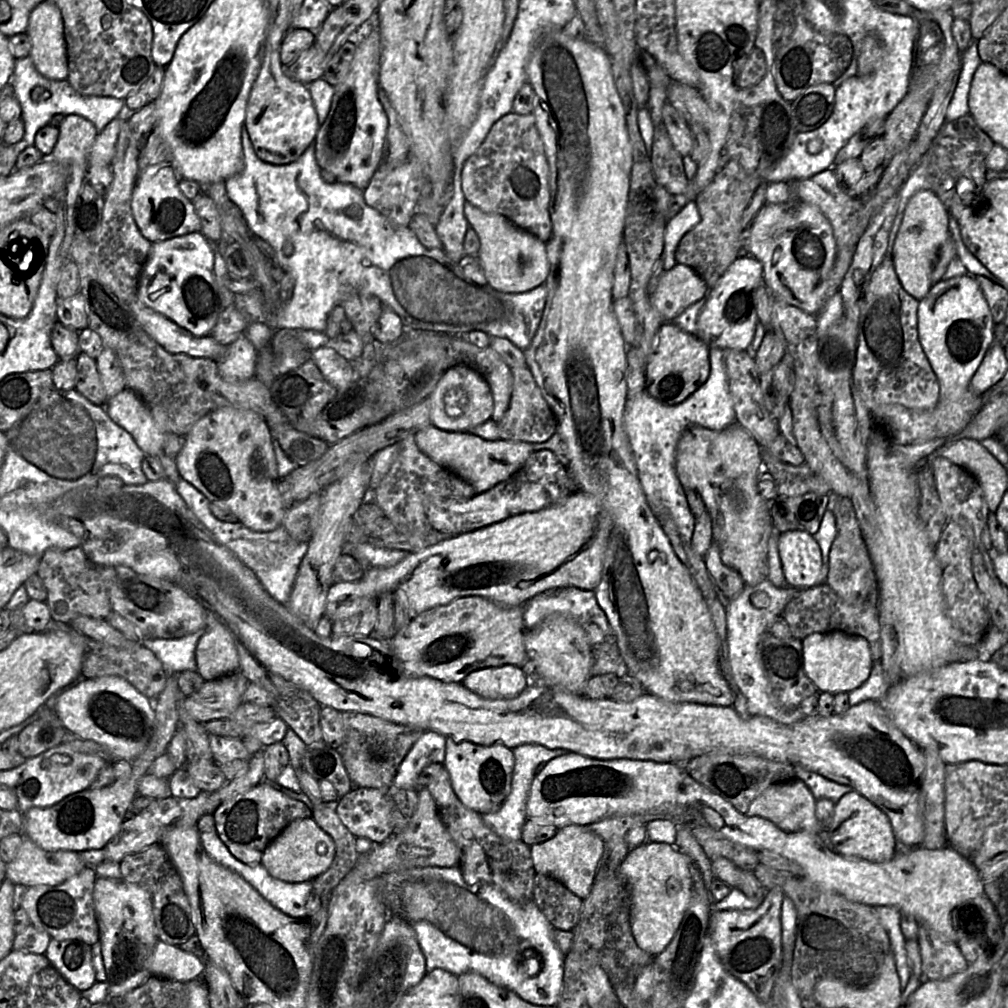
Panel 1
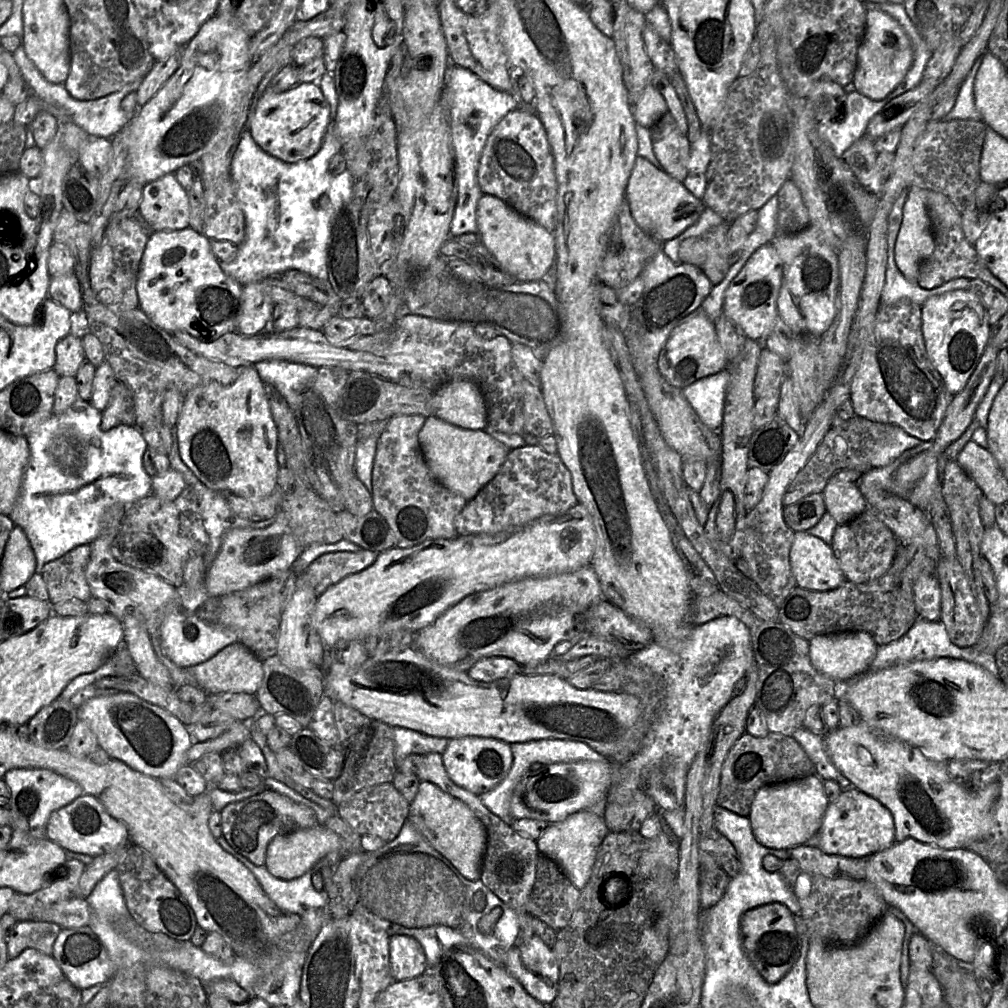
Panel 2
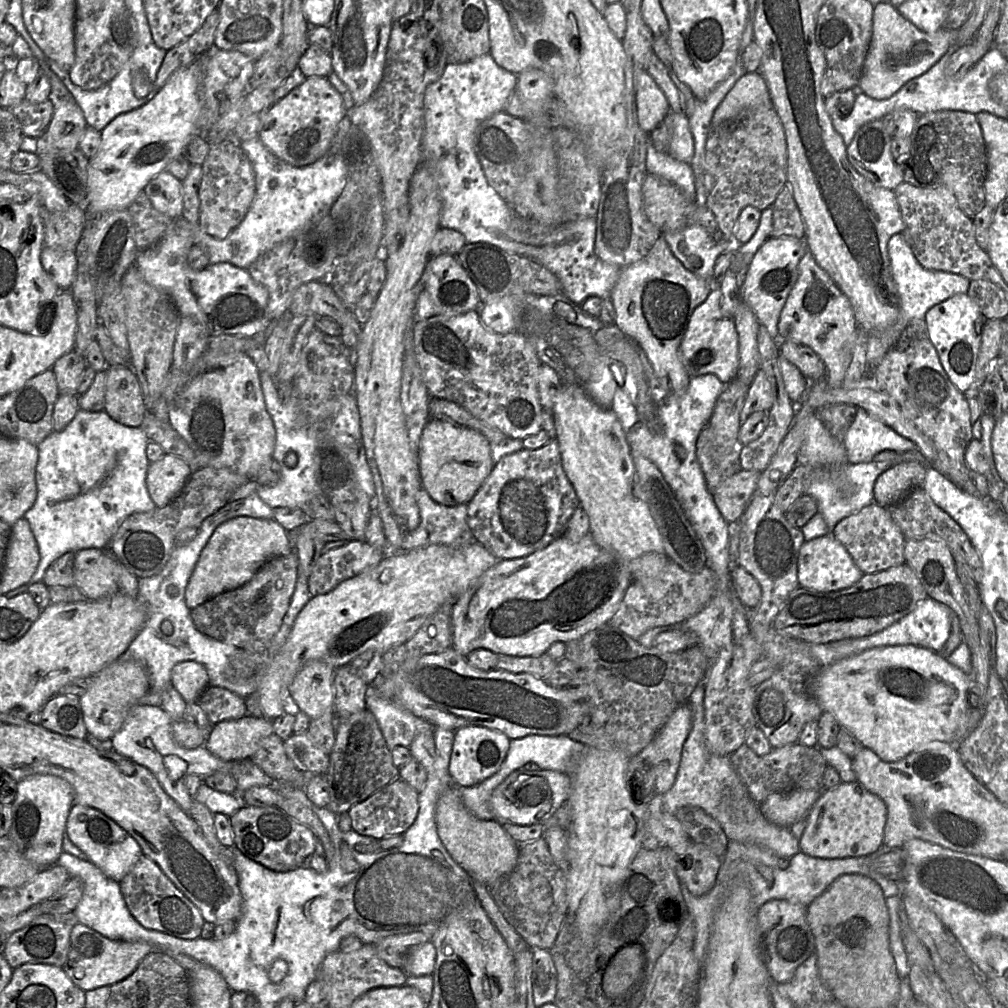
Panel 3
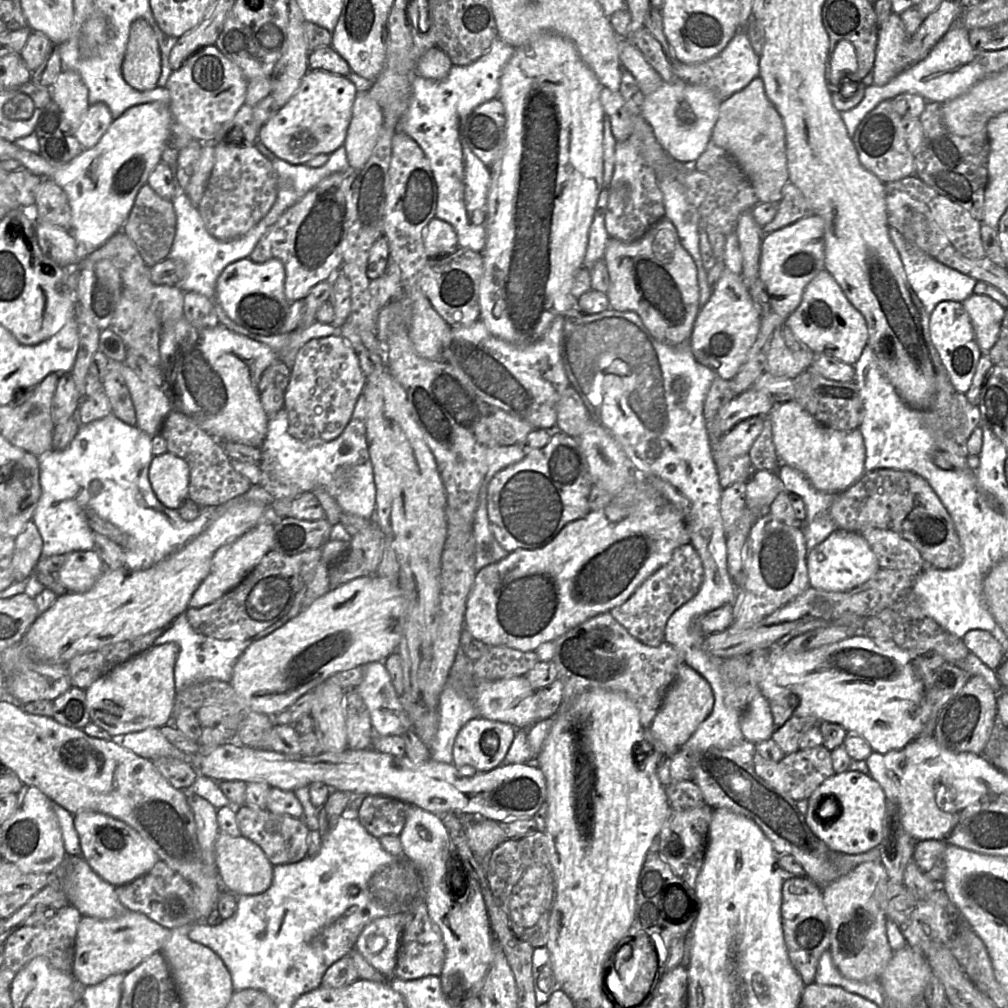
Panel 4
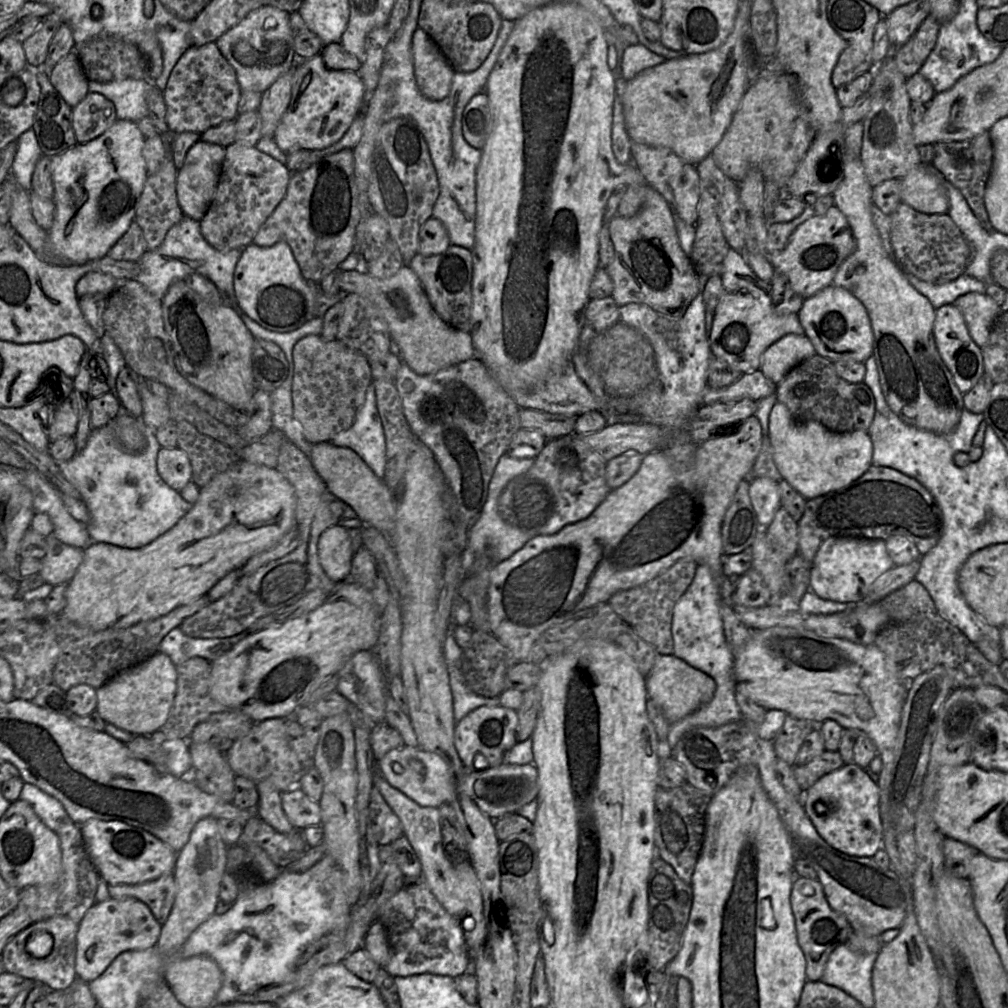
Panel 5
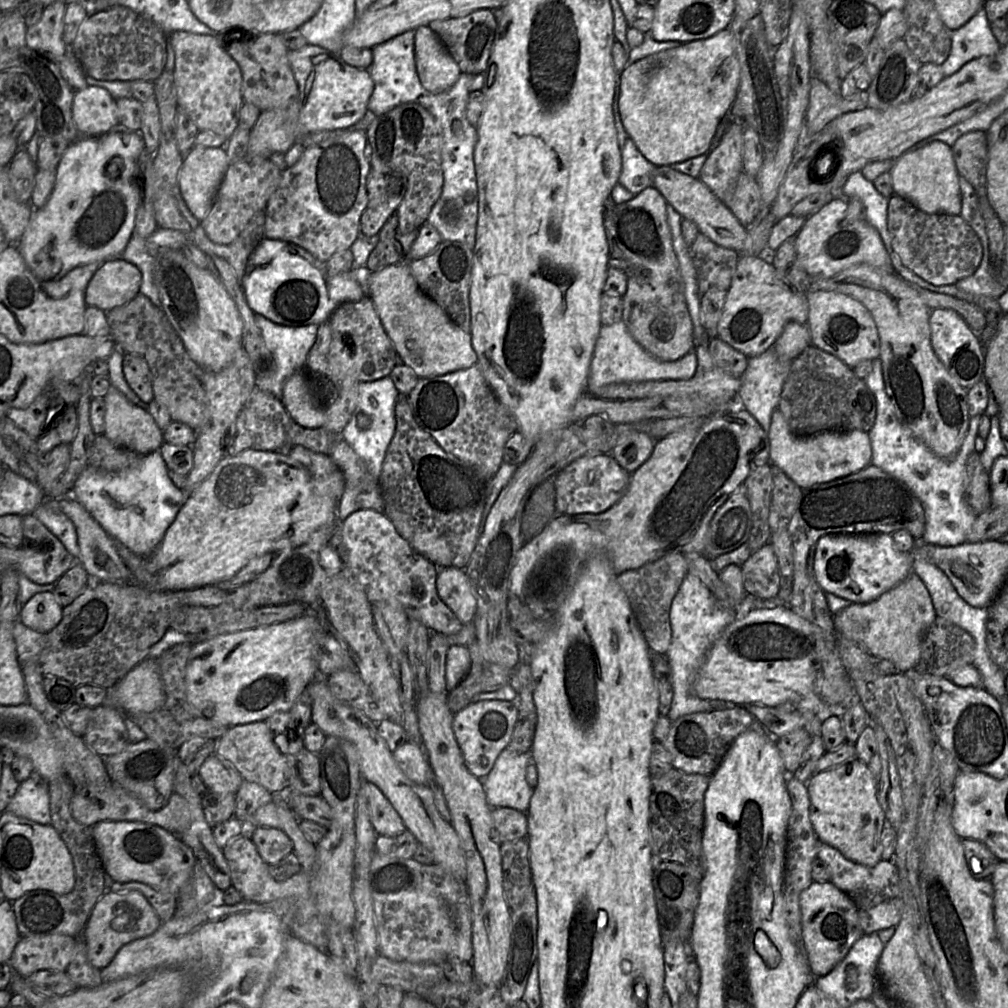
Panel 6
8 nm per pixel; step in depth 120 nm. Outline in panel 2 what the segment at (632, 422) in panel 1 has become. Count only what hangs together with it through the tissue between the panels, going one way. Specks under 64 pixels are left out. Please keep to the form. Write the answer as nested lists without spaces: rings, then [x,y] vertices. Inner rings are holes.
[[[728,369],[721,370],[683,389],[700,421],[712,430],[720,431],[723,424],[728,377]]]

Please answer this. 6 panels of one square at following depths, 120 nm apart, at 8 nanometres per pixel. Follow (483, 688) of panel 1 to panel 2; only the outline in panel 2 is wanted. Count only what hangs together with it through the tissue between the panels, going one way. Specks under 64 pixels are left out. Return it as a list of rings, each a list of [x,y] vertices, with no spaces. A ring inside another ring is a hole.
[[[491,656],[478,660],[468,671],[468,676],[479,682],[492,682],[522,673],[523,666],[515,660]]]

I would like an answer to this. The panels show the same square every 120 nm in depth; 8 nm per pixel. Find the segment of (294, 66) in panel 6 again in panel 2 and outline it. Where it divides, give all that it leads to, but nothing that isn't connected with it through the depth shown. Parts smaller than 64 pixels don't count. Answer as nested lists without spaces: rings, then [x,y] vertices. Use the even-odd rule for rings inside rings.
[[[304,82],[284,92],[266,89],[255,105],[248,129],[264,152],[285,163],[296,163],[319,150],[329,123],[330,106],[317,82]]]

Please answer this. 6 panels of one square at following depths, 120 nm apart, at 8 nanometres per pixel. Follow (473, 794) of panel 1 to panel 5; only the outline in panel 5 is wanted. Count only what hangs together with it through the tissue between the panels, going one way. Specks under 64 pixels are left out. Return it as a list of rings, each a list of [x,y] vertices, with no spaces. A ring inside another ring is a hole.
[[[501,705],[480,706],[456,723],[455,748],[465,767],[470,770],[486,770],[503,763],[505,754],[516,741],[518,711]]]

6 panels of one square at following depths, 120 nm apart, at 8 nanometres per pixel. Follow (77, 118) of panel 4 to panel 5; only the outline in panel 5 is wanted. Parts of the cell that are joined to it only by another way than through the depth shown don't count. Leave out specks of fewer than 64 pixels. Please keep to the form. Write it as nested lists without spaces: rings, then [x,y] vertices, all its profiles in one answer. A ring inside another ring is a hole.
[[[75,50],[63,57],[49,75],[52,85],[72,108],[82,101],[89,92],[89,79]]]

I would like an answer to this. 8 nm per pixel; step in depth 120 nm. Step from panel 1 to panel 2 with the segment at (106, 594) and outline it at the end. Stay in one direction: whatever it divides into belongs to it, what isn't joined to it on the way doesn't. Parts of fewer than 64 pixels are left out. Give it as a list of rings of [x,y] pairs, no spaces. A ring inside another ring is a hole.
[[[90,543],[82,544],[45,564],[41,575],[48,588],[51,606],[72,598],[86,602],[92,597],[85,576],[90,554]]]

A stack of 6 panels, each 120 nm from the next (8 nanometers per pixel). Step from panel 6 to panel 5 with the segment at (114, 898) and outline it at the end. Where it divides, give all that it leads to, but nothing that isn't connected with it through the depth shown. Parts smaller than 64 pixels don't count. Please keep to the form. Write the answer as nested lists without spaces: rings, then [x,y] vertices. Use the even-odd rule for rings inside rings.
[[[136,898],[114,899],[95,903],[78,926],[75,971],[78,978],[91,982],[98,978],[125,951],[146,950],[157,945],[162,925],[150,908]]]

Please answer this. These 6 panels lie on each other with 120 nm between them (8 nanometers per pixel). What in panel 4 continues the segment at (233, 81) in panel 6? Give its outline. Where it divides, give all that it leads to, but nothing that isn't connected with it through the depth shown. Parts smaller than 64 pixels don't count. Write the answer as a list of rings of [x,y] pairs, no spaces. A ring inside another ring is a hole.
[[[210,45],[190,56],[182,66],[172,71],[166,84],[170,94],[169,107],[174,122],[180,124],[188,133],[201,143],[214,143],[224,123],[229,121],[244,104],[248,79],[242,70],[227,58],[216,45]]]

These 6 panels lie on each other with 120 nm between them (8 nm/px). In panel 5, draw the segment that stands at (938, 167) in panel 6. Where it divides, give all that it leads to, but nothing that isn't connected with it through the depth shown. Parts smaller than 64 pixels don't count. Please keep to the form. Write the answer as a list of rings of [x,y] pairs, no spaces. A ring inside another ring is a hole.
[[[920,164],[901,178],[900,196],[902,202],[919,212],[926,214],[946,214],[949,201],[946,190],[942,184],[944,178],[930,164]]]

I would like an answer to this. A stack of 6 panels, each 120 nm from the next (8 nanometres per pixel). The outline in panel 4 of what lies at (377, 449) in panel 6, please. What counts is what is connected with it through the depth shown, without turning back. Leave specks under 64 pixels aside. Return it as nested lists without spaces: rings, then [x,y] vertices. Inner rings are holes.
[[[360,396],[351,420],[333,440],[312,441],[296,439],[288,433],[289,419],[285,408],[275,413],[268,422],[267,435],[260,446],[262,462],[258,484],[274,499],[295,498],[318,488],[325,489],[343,511],[374,520],[376,486],[369,455],[365,418],[365,398]]]

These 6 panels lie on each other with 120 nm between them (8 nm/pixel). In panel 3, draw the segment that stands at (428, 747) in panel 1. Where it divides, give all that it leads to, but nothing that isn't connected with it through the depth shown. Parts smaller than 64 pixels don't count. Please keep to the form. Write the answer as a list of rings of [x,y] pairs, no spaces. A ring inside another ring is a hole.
[[[371,684],[366,691],[366,709],[376,718],[387,747],[391,750],[397,746],[409,748],[418,734],[418,726],[423,719],[415,717],[401,706],[377,695]]]

